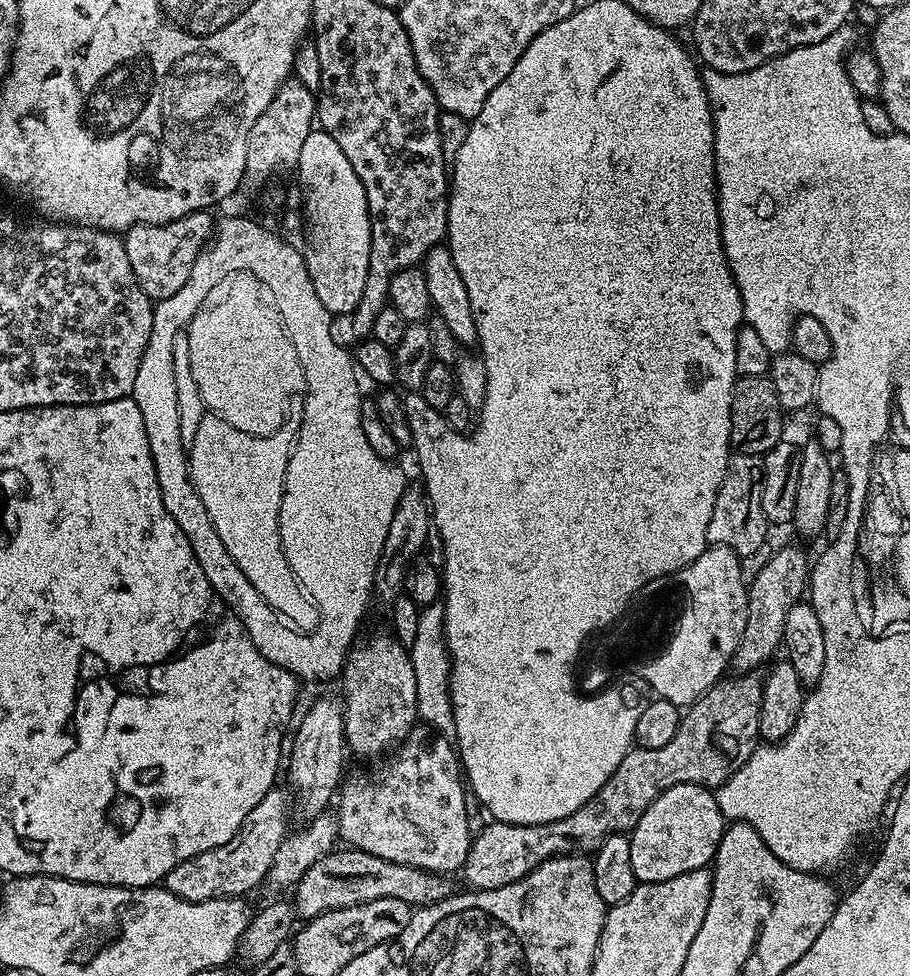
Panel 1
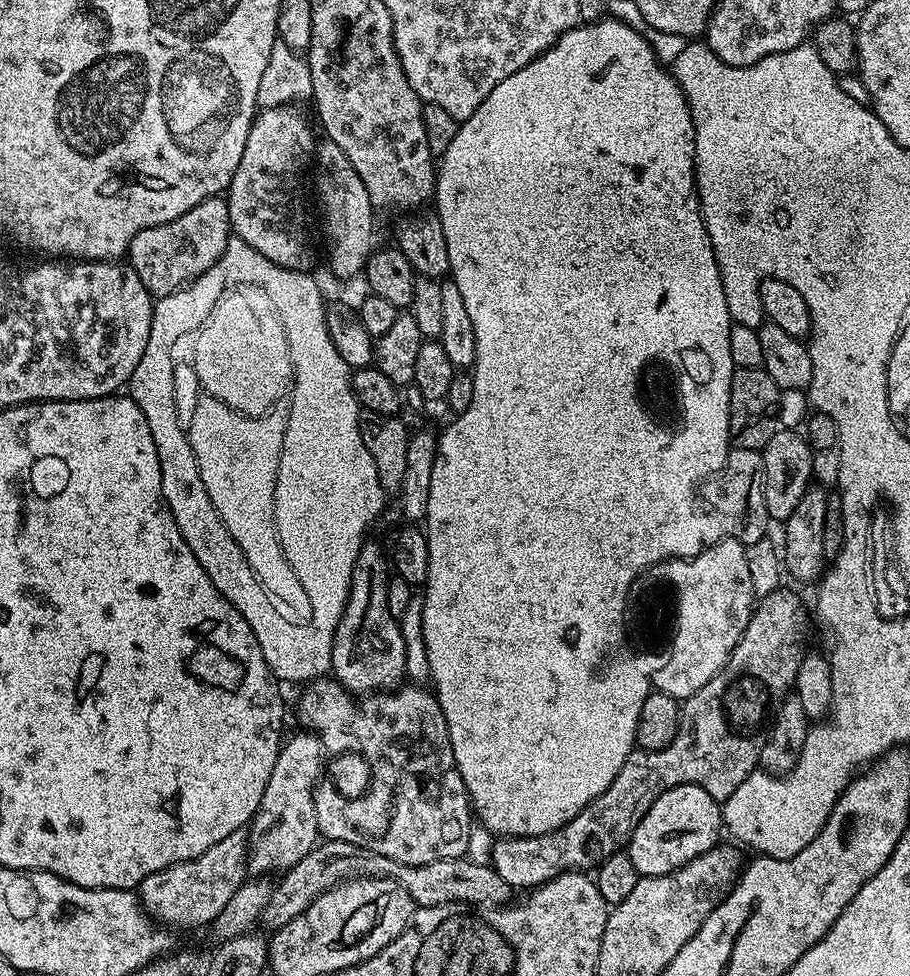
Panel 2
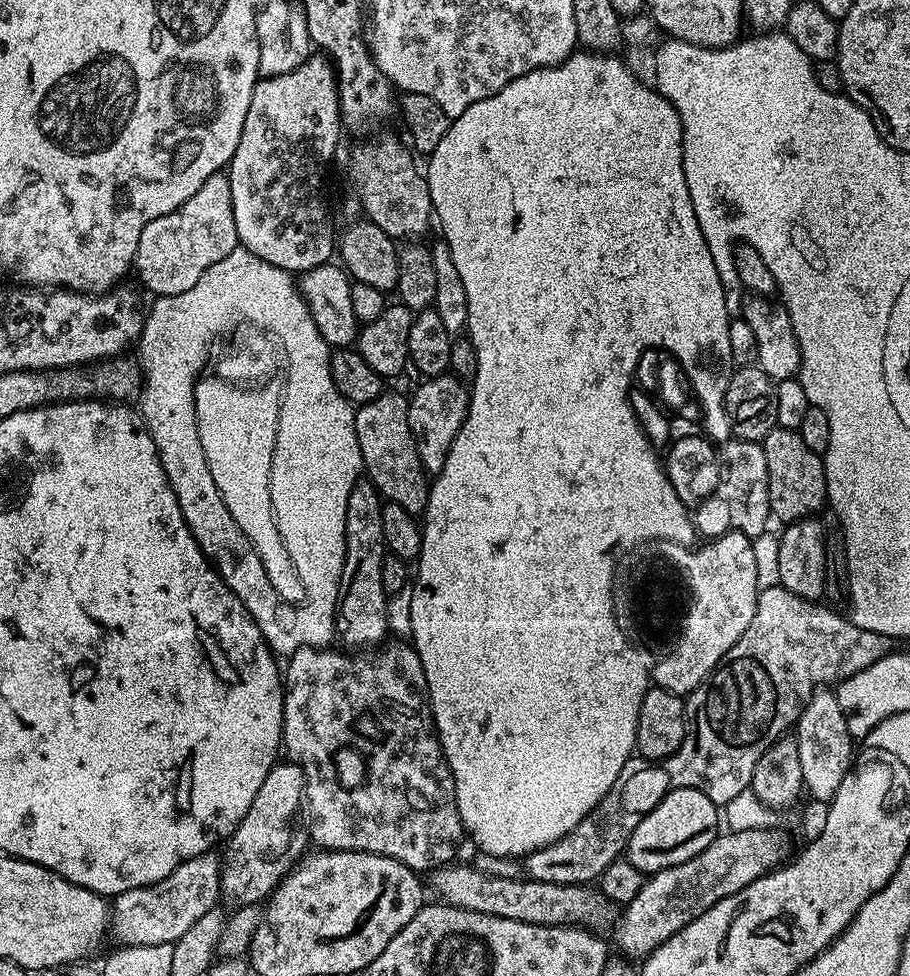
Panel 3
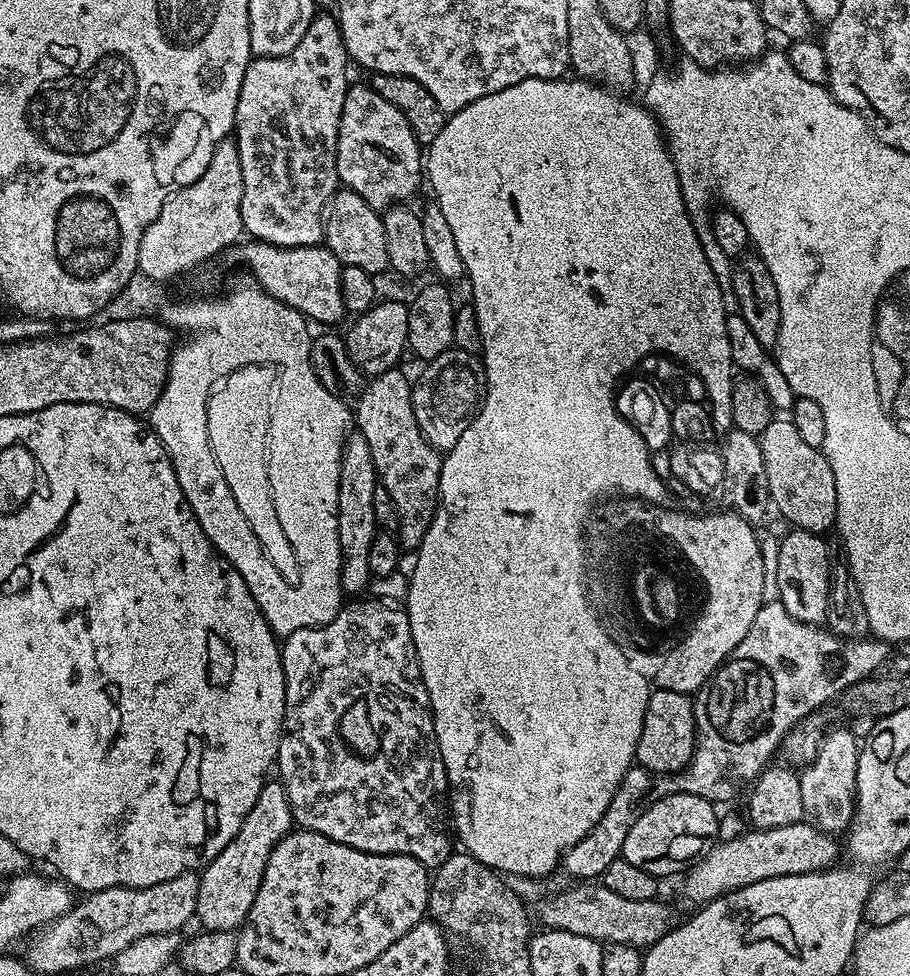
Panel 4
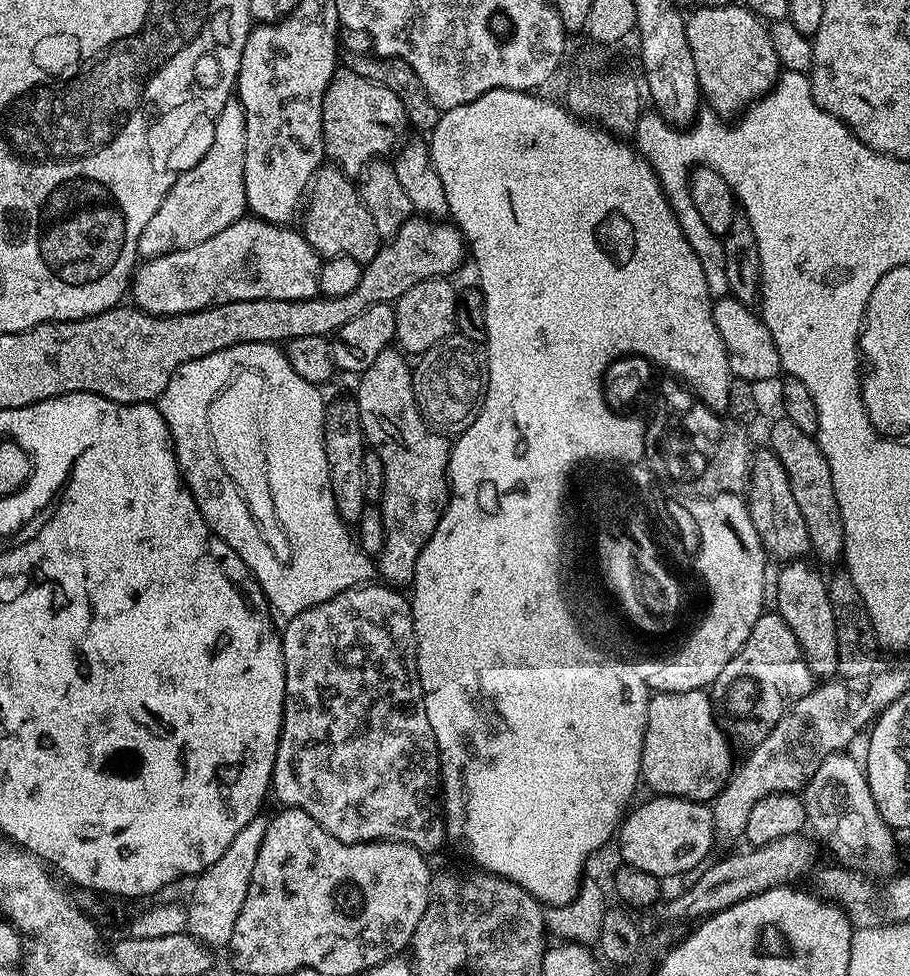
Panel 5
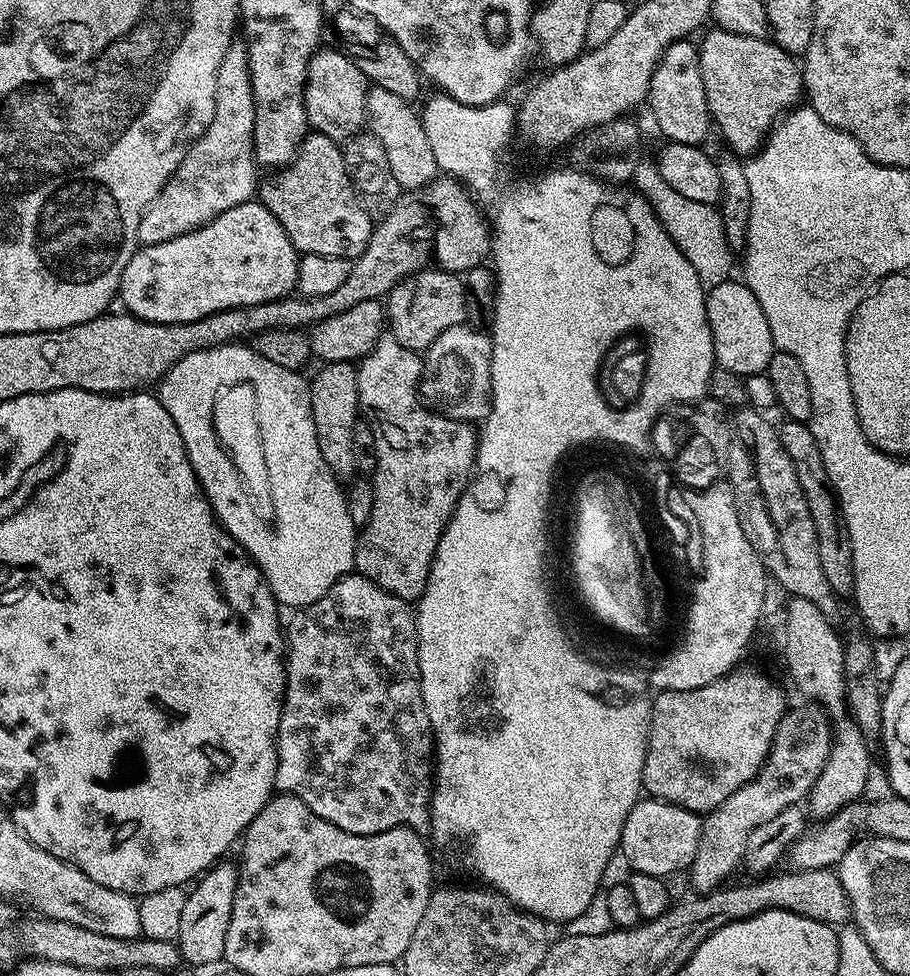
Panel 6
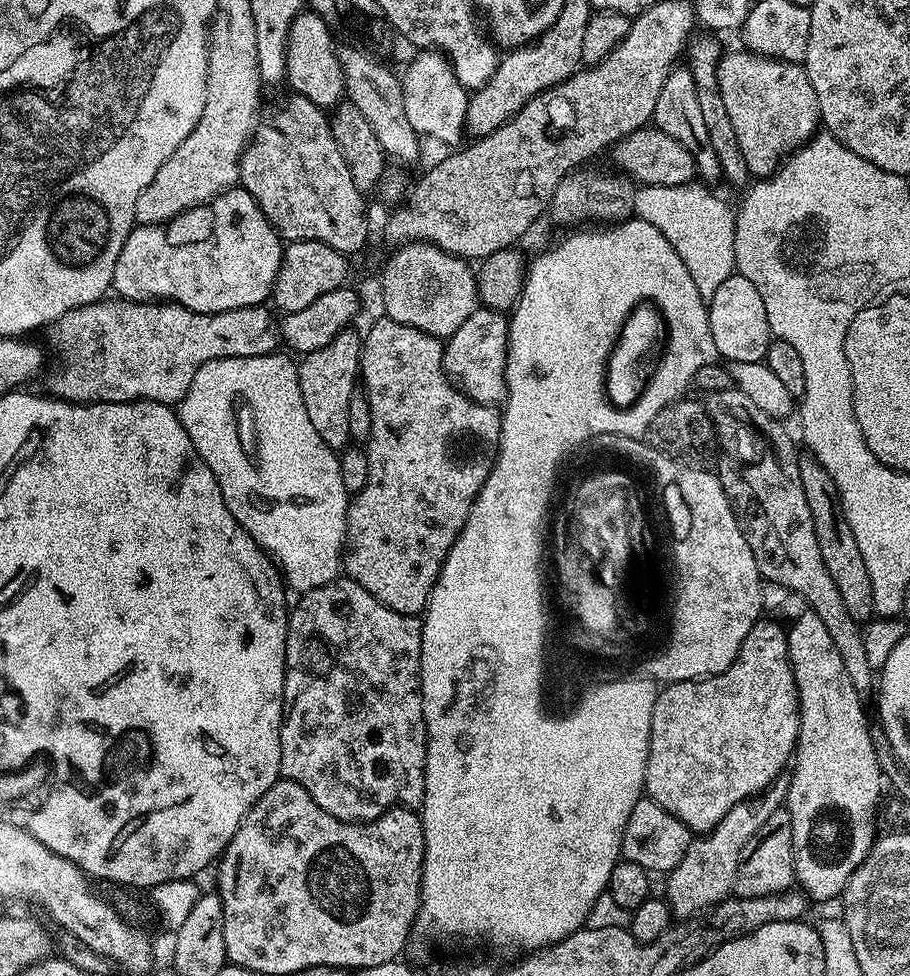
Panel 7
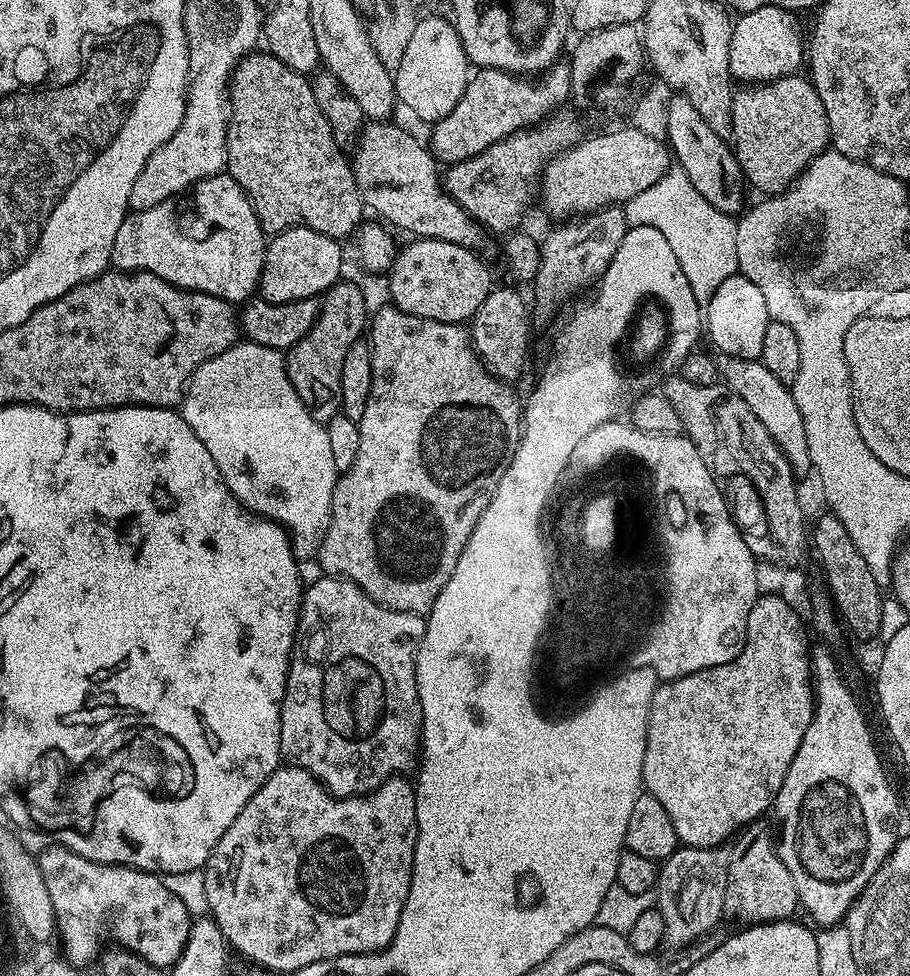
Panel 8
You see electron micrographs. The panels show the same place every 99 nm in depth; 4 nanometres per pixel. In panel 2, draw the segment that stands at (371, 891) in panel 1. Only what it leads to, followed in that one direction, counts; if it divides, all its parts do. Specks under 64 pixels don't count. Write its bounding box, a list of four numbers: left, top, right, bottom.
[259,840,514,930]

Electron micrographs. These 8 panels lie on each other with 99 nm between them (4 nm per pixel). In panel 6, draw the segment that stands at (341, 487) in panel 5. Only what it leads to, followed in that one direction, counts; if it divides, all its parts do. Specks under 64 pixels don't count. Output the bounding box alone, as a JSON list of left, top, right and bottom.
[310,362,362,482]

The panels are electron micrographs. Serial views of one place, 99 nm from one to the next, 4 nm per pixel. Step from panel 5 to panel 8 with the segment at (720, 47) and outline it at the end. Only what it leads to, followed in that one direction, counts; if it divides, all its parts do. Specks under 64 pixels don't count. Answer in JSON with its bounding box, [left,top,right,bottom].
[732,75,829,194]

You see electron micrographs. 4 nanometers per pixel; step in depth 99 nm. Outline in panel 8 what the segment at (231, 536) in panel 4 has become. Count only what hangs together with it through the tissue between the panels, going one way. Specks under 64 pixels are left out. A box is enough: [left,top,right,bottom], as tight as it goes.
[182,342,338,562]

